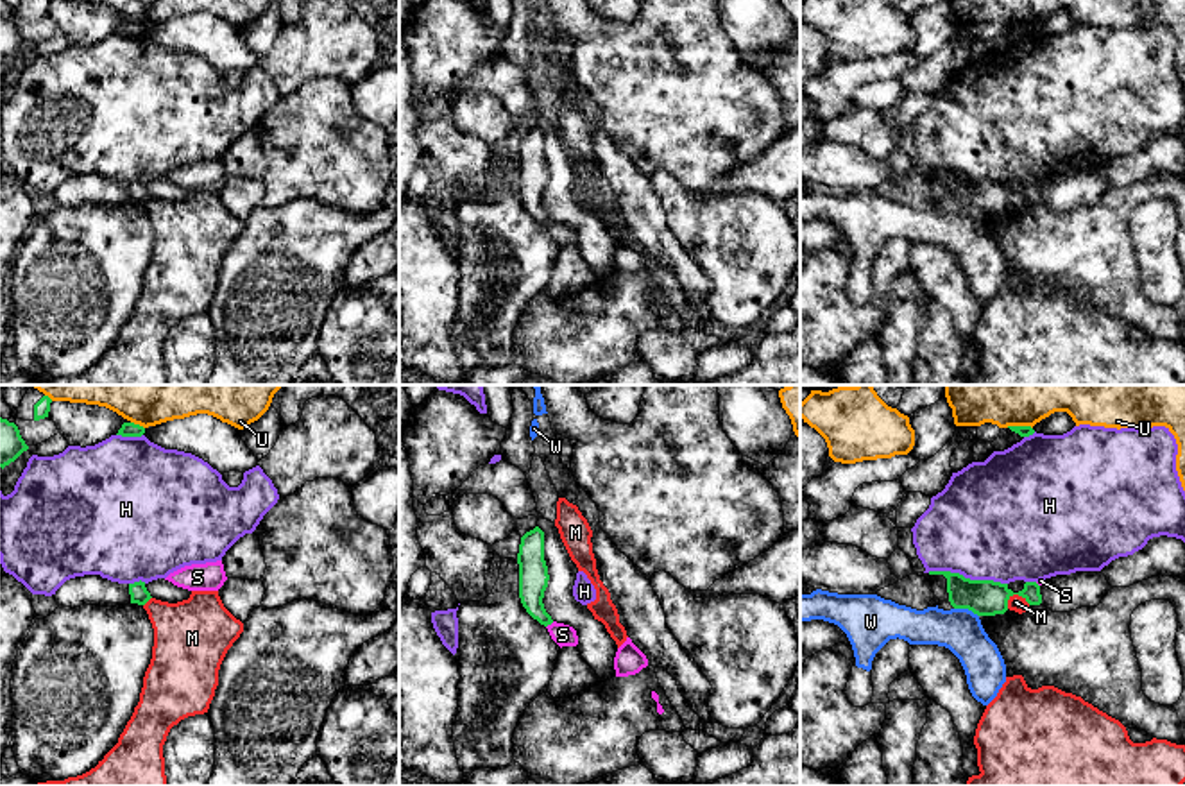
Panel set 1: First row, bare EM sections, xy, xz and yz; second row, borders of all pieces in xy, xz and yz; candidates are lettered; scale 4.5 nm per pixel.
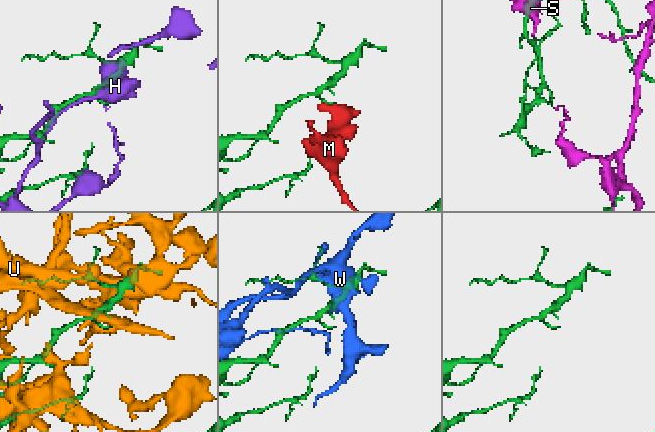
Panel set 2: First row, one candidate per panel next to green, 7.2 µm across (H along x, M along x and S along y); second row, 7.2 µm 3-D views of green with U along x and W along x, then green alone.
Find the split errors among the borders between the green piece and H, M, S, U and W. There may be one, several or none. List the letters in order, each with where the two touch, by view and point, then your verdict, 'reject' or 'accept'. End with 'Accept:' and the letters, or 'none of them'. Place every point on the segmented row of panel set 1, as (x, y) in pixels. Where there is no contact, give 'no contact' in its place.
H: yz (967, 579) | reject
M: yz (1019, 595) | reject
S: xz (550, 623) | reject
U: yz (1019, 427) | reject
W: yz (967, 607) | reject
Accept: none of them

